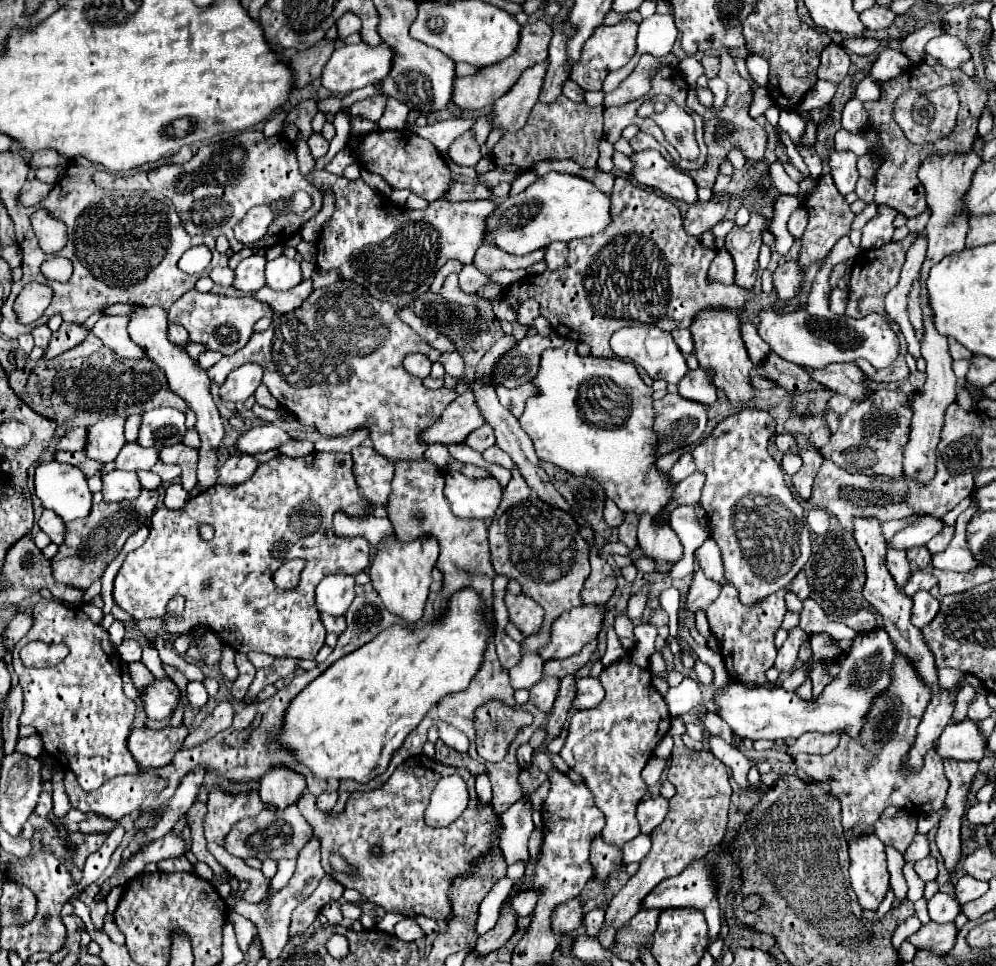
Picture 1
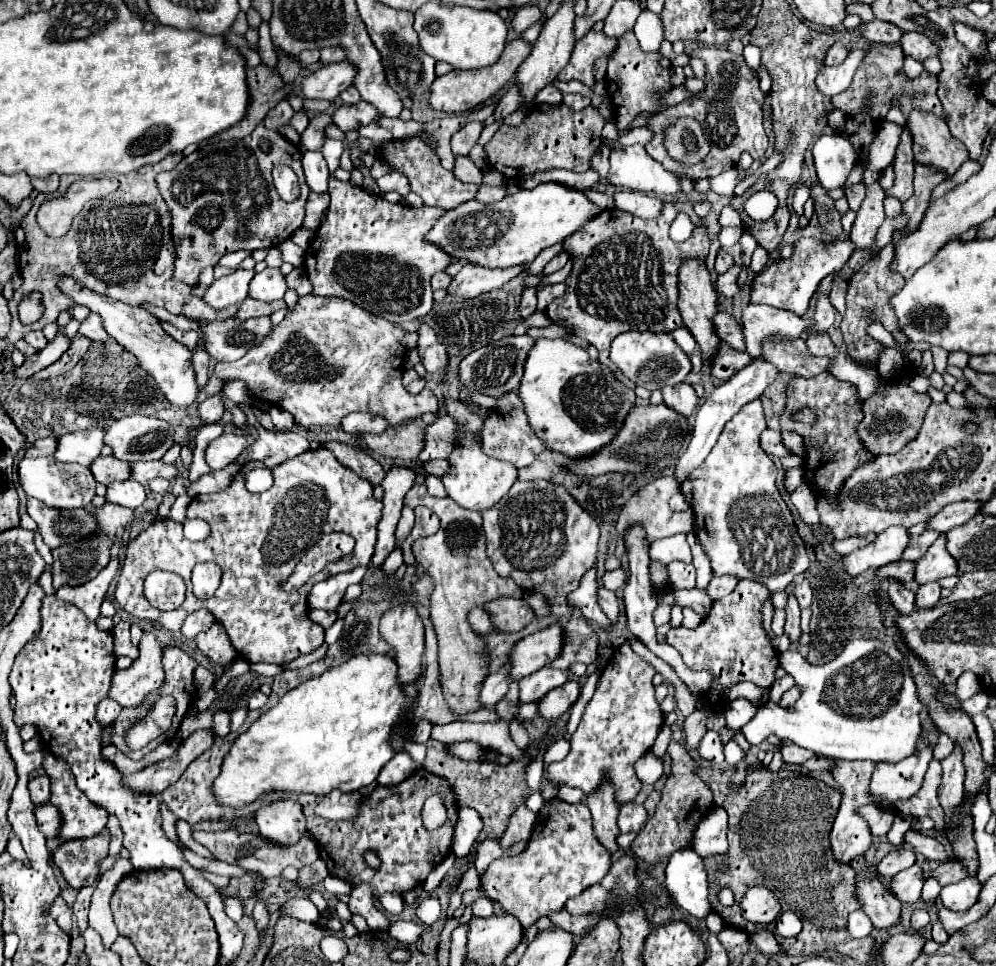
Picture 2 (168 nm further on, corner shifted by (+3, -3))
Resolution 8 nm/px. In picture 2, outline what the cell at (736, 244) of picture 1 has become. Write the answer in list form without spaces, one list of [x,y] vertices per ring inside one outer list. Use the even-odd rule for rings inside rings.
[[[732,264],[728,272],[718,276],[718,292],[722,292],[726,298],[732,298],[738,292],[738,276],[744,270],[742,264]]]

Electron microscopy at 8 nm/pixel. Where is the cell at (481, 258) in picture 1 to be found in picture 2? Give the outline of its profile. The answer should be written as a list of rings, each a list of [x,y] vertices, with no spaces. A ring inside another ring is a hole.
[[[466,262],[464,268],[454,276],[452,284],[448,286],[448,294],[458,294],[462,298],[476,298],[480,294],[486,294],[490,290],[504,286],[522,270],[524,266],[510,266],[510,268],[494,270],[494,268],[484,268],[484,266],[470,266],[470,262]]]

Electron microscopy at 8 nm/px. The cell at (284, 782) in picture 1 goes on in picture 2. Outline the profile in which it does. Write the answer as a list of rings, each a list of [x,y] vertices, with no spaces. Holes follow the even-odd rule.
[[[276,800],[256,810],[254,820],[260,834],[276,844],[294,844],[306,832],[302,806],[294,800]]]

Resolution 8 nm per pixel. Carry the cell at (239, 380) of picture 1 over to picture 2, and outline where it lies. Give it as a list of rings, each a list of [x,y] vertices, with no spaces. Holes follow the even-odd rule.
[[[220,394],[206,398],[198,406],[198,410],[200,410],[200,418],[204,418],[206,422],[218,422],[222,418],[222,398],[220,398]]]

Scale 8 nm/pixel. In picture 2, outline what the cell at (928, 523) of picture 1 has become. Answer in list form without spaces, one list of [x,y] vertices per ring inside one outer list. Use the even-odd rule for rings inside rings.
[[[892,526],[876,536],[876,540],[848,556],[844,556],[844,570],[852,576],[864,574],[868,568],[882,568],[890,562],[900,560],[902,552],[910,542],[910,532],[902,526]]]

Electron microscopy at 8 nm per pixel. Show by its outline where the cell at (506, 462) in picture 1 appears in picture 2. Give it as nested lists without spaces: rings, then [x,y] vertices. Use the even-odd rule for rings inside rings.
[[[516,392],[504,394],[498,400],[498,406],[490,412],[490,418],[486,420],[484,428],[482,428],[482,452],[486,452],[492,458],[510,462],[514,468],[522,468],[522,466],[530,466],[540,452],[544,452],[546,446],[538,440],[538,436],[532,432],[526,414],[524,414],[524,406],[520,402],[520,398],[516,396]]]

